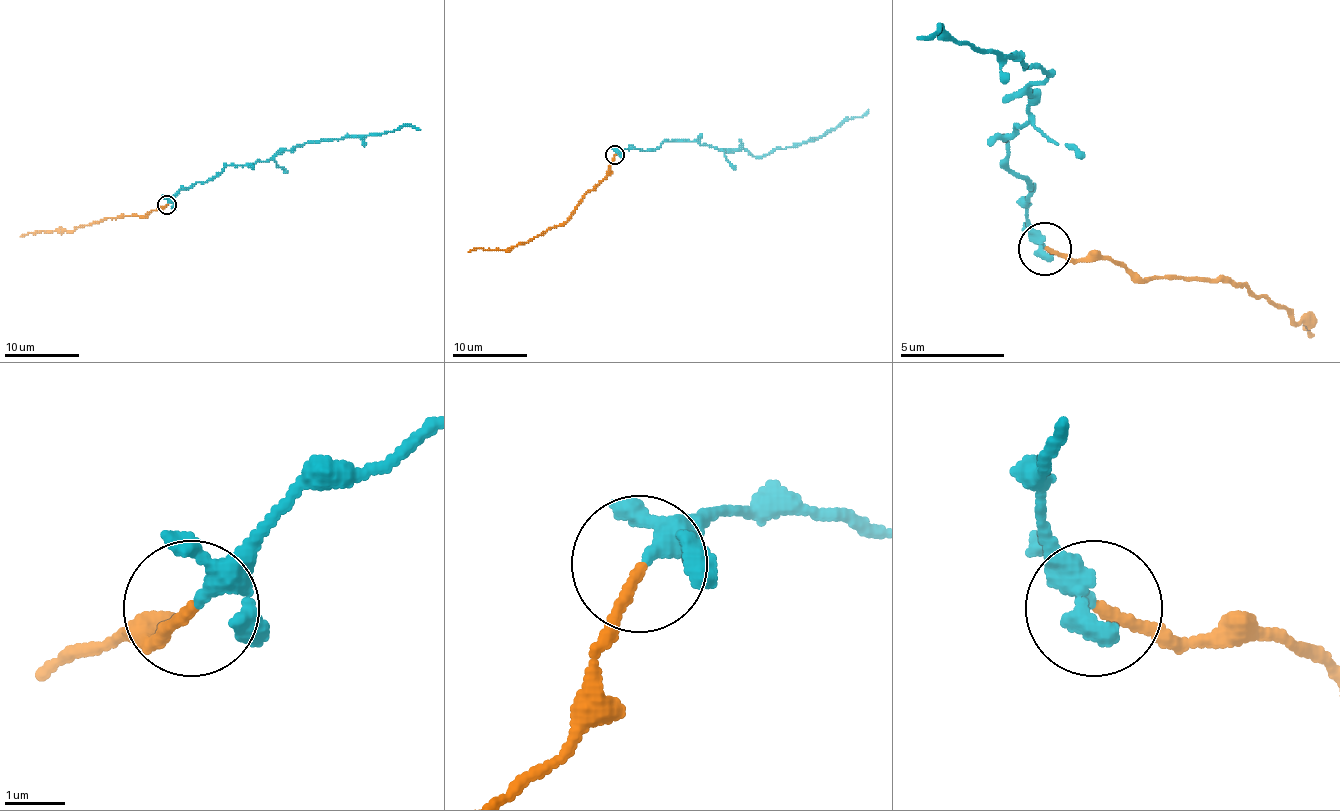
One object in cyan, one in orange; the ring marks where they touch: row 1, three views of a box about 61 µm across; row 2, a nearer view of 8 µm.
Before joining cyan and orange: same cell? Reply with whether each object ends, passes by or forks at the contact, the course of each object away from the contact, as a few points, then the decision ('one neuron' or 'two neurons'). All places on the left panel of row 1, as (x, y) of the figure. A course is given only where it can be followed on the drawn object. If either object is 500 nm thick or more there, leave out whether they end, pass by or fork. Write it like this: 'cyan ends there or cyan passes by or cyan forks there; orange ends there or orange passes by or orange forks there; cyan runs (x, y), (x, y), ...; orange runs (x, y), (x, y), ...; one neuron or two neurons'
cyan forks there; orange ends there; cyan runs (168, 204), (181, 189), (207, 182), (228, 165), (269, 161), (306, 143), (366, 137), (401, 126), (420, 130); orange runs (166, 204), (142, 216), (100, 219), (69, 231), (28, 232), (20, 236); one neuron

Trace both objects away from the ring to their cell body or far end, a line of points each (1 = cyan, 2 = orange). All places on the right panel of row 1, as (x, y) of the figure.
1: (1043, 247), (1033, 184), (1007, 164), (1007, 137), (1049, 75), (944, 28), (918, 38)
2: (1043, 247), (1090, 258), (1143, 279), (1232, 284), (1247, 289), (1300, 320), (1310, 320), (1305, 326), (1315, 336)

